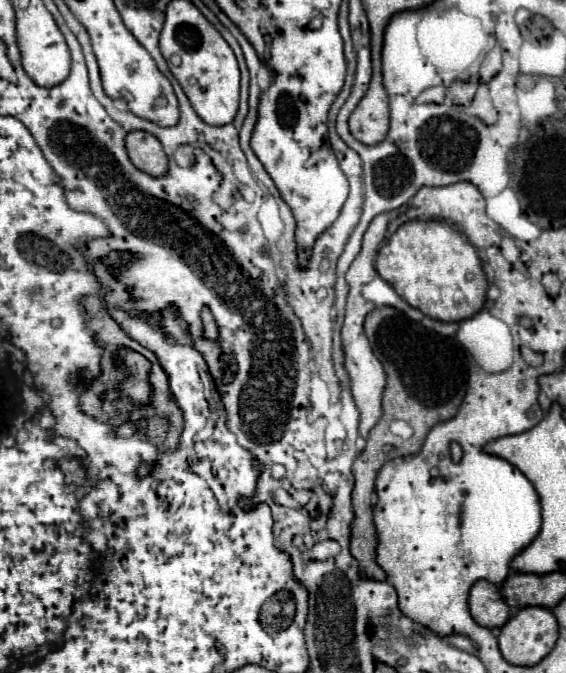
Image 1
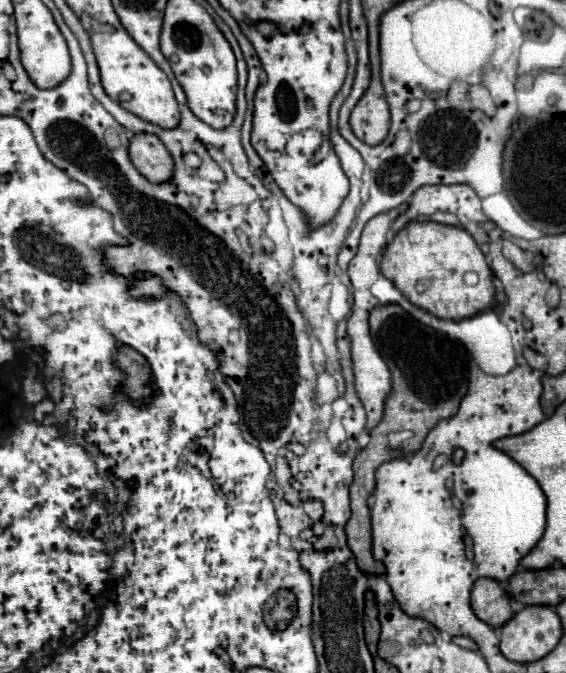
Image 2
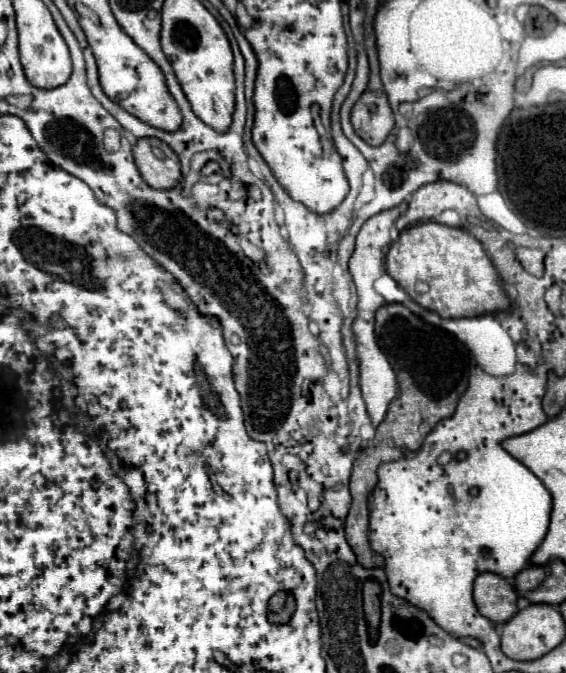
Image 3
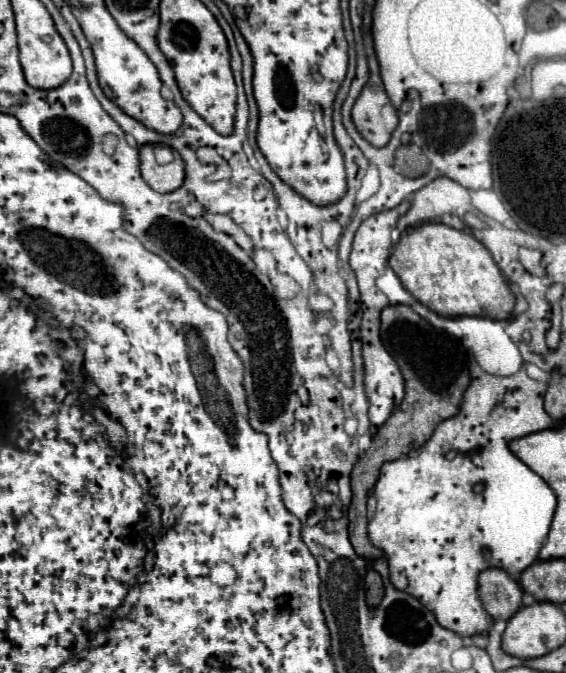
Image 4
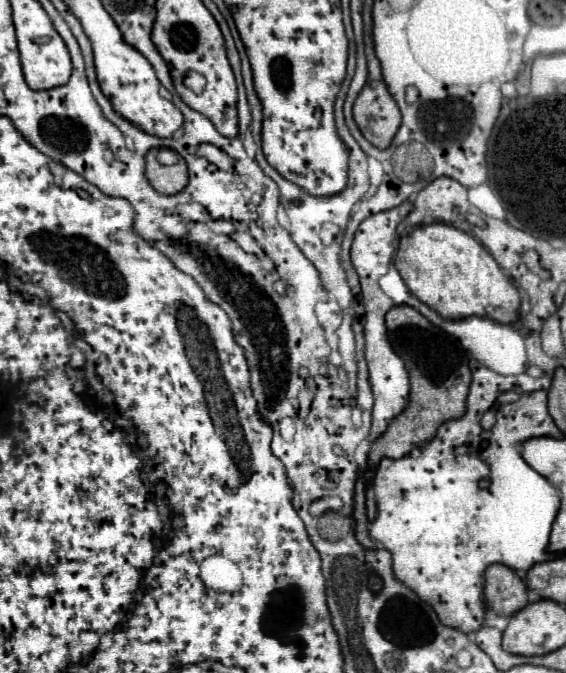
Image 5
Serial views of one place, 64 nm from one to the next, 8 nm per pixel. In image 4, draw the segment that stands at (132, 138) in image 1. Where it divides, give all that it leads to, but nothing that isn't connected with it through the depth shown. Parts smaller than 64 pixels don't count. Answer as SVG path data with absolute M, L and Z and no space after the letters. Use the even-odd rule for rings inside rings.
M142 146L140 150L140 168L142 178L154 188L156 192L174 192L184 184L184 162L176 154L174 162L160 166L154 158L154 146Z

